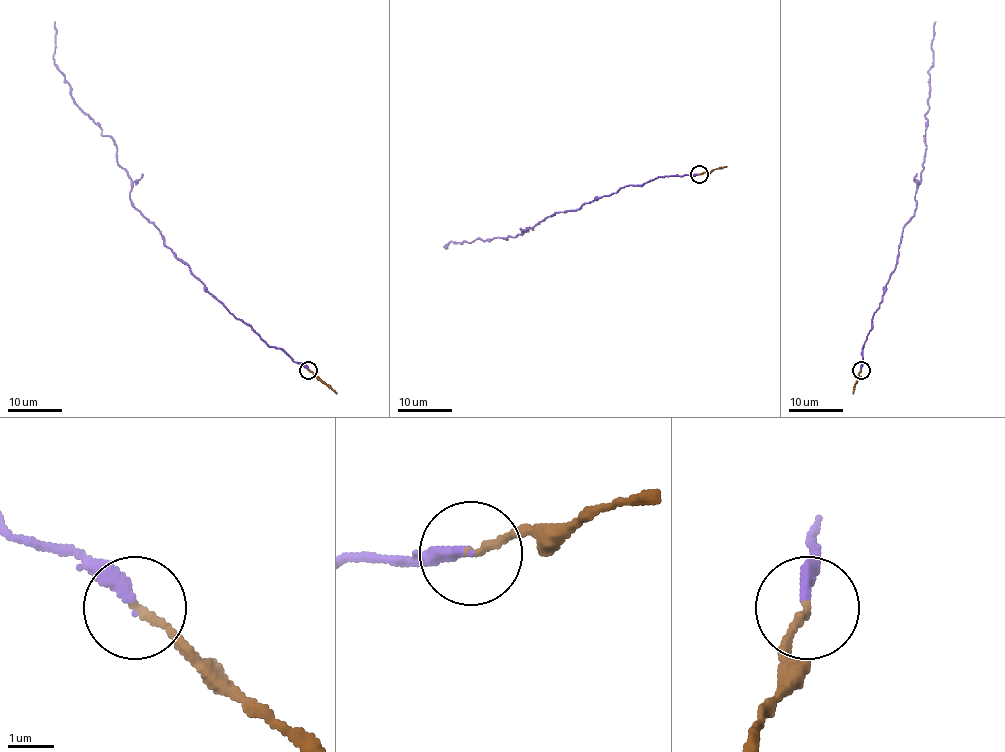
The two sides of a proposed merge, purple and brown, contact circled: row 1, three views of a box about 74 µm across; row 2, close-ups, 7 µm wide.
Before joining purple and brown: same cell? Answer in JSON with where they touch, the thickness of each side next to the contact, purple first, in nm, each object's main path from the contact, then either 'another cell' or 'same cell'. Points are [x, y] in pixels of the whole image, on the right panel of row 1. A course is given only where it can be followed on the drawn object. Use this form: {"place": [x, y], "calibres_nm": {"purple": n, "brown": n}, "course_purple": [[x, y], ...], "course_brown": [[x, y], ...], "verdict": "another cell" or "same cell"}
{"place": [861, 370], "calibres_nm": {"purple": 240, "brown": 160}, "course_purple": [[861, 370], [872, 316], [895, 267], [903, 227], [917, 205], [936, 21]], "course_brown": [[861, 370], [853, 393]], "verdict": "same cell"}

